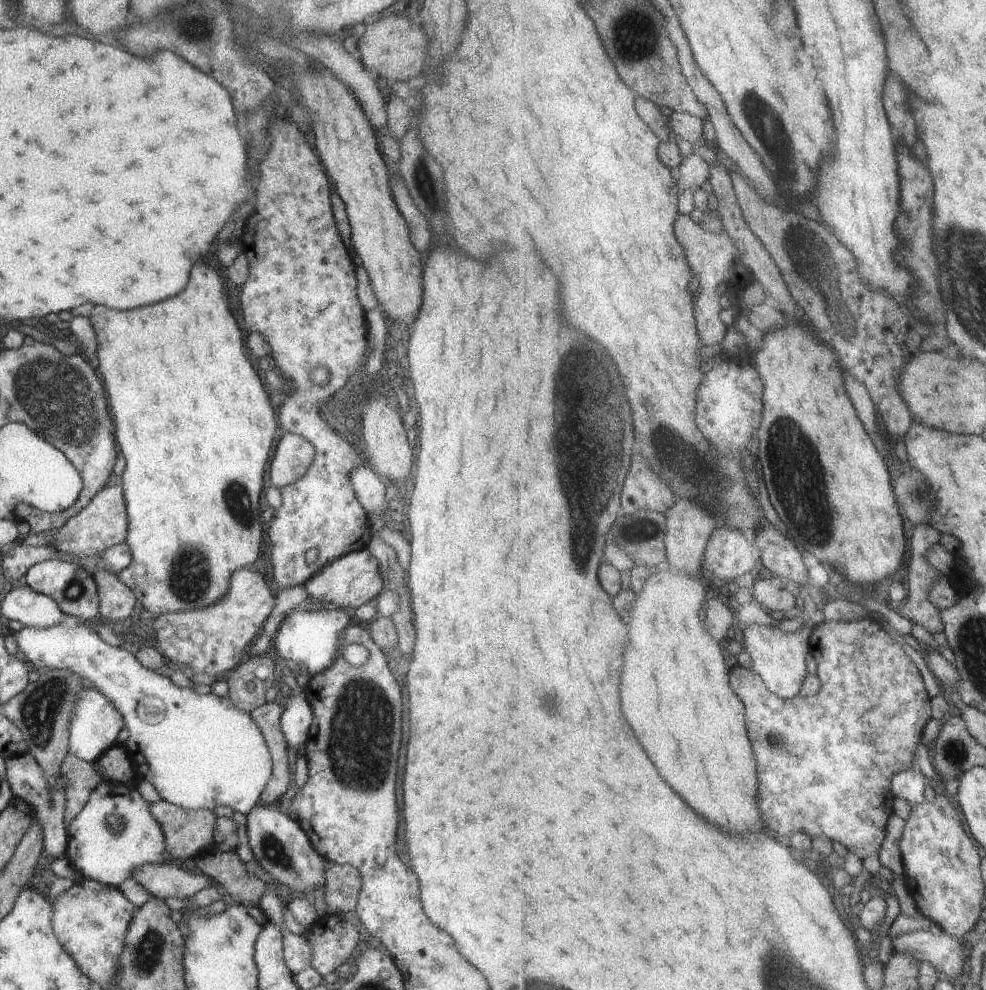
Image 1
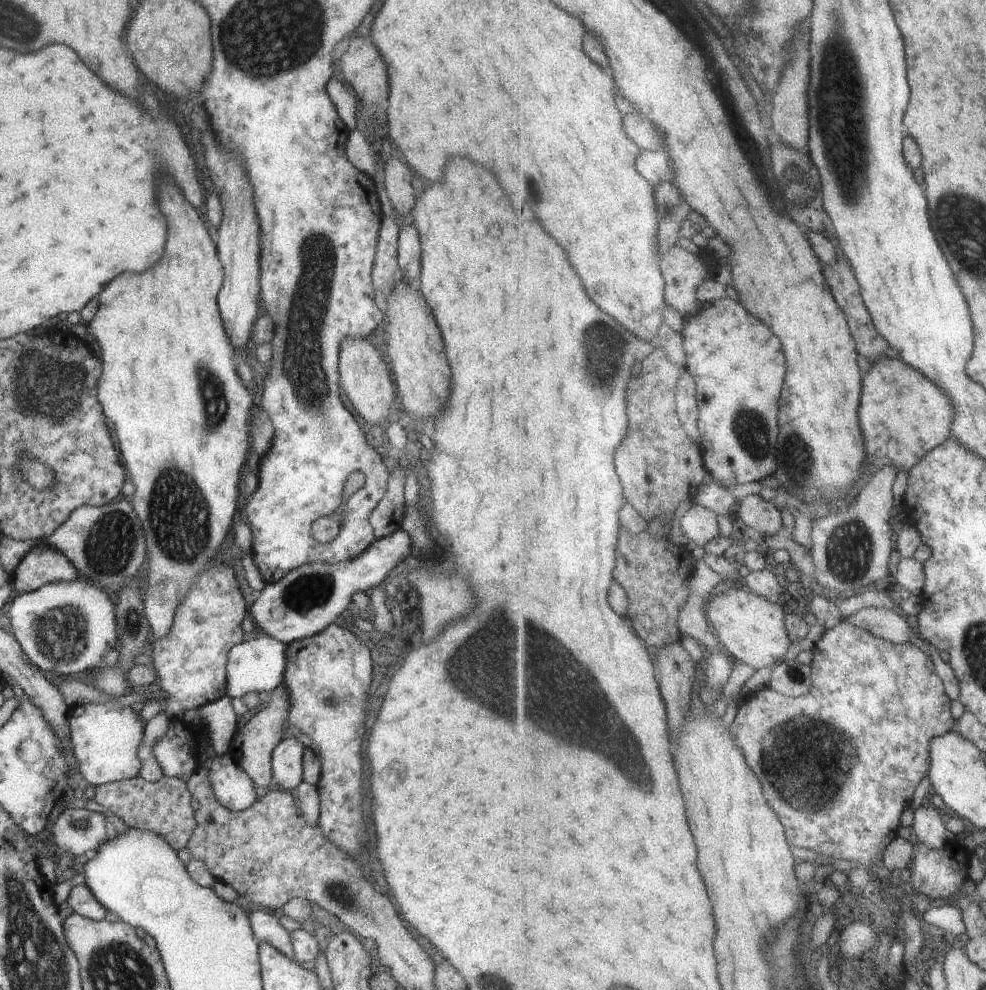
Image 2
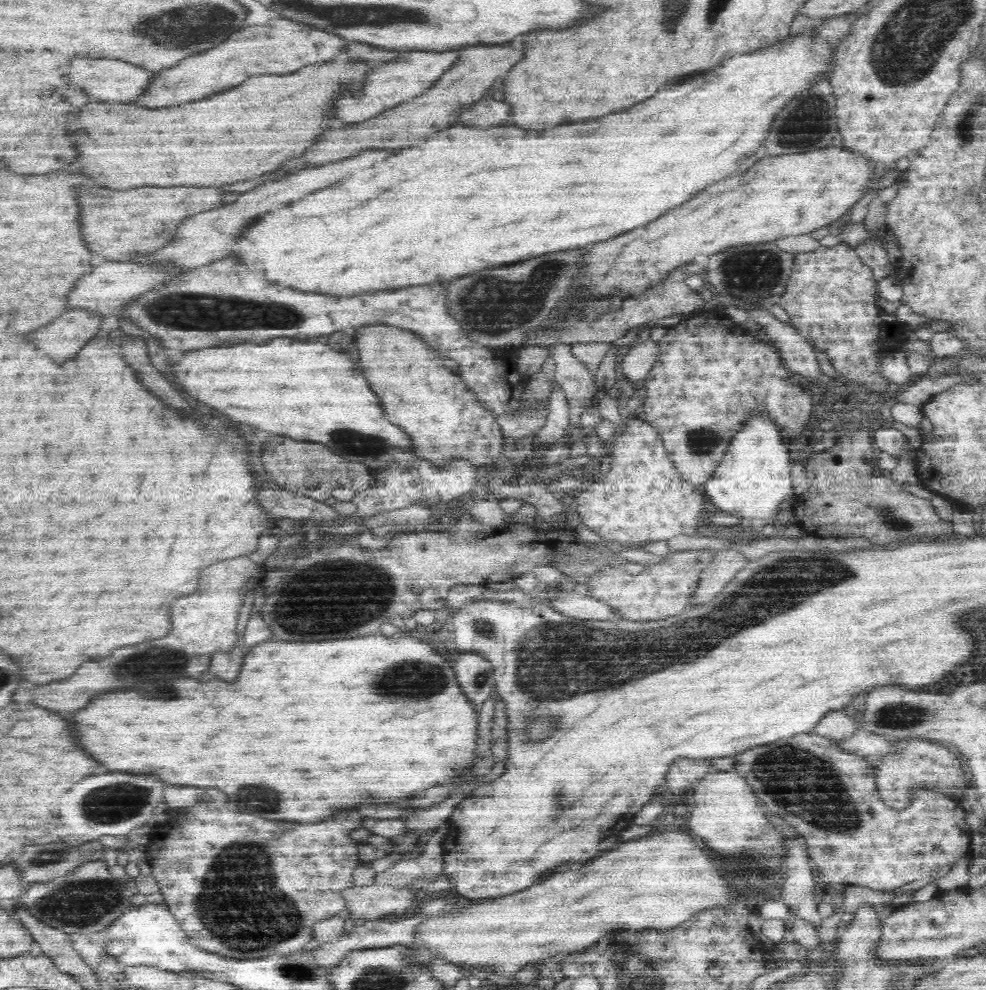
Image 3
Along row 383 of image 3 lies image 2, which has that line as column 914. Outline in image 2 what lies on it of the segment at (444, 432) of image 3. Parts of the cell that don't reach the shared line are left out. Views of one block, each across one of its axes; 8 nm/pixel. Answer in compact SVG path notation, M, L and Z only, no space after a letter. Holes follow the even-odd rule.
M884 356L866 378L866 392L862 398L862 428L866 432L870 462L876 470L894 464L900 470L912 470L930 450L940 446L952 436L952 426L956 418L956 408L952 398L926 374L910 366L904 360L894 360Z

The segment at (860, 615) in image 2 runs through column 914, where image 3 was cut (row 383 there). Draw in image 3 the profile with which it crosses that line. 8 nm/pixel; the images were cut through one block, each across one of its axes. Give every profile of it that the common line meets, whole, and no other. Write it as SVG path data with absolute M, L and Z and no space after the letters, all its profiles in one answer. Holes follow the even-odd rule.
M654 340L637 342L630 348L622 350L617 364L617 377L628 378L637 385L648 376L652 362L656 360L656 354L658 346L654 344Z

